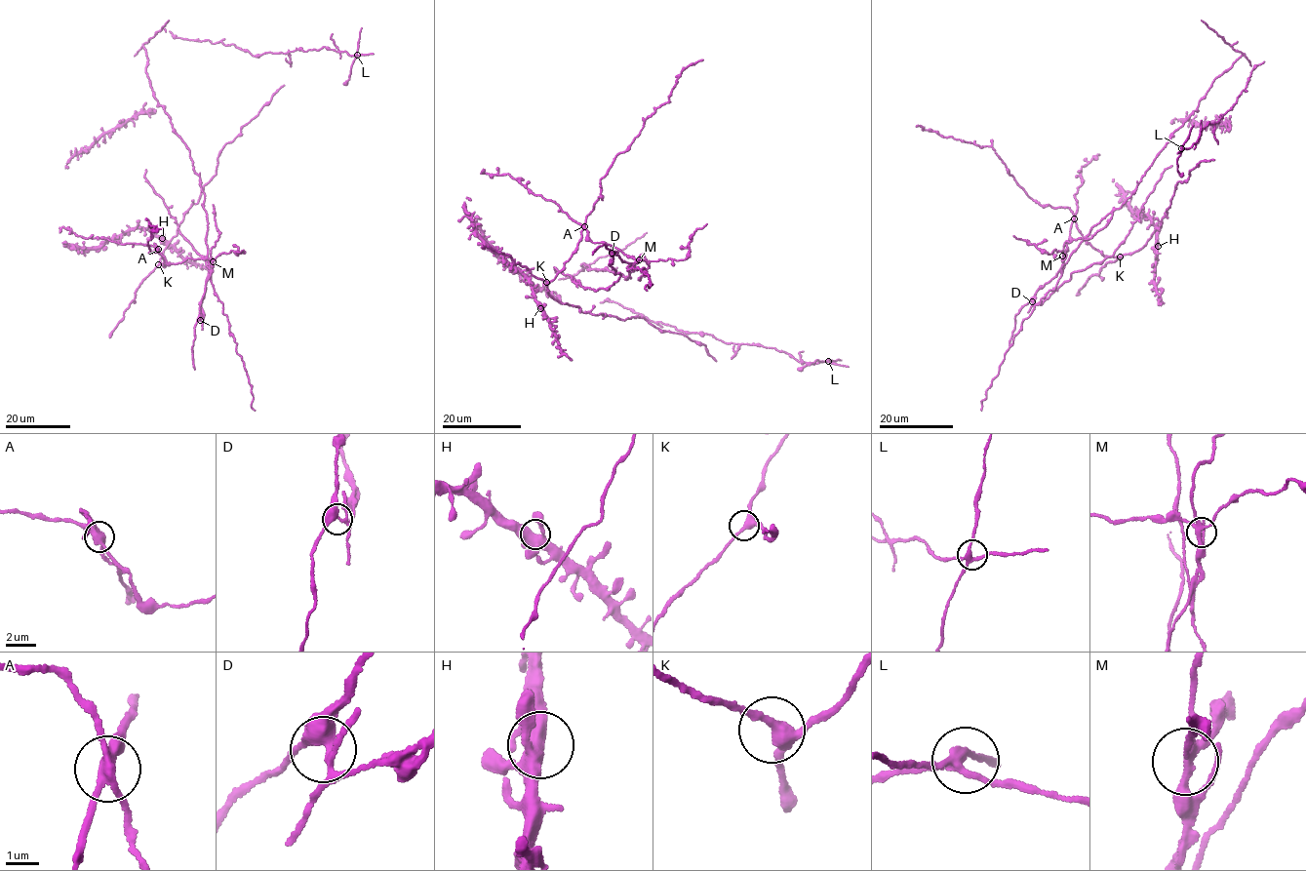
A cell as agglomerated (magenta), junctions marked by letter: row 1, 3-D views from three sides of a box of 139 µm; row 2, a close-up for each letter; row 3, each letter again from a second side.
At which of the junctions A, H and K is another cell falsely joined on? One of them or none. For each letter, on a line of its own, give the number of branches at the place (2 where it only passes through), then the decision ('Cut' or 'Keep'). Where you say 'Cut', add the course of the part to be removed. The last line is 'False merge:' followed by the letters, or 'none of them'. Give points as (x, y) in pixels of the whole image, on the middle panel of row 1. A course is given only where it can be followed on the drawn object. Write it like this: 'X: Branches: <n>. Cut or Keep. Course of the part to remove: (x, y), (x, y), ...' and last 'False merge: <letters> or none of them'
A: Branches: 4. Cut
H: Branches: 5. Keep
K: Branches: 3. Keep
False merge: A

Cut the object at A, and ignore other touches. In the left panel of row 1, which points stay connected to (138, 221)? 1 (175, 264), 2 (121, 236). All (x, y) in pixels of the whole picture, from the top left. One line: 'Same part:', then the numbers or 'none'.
Same part: 2

